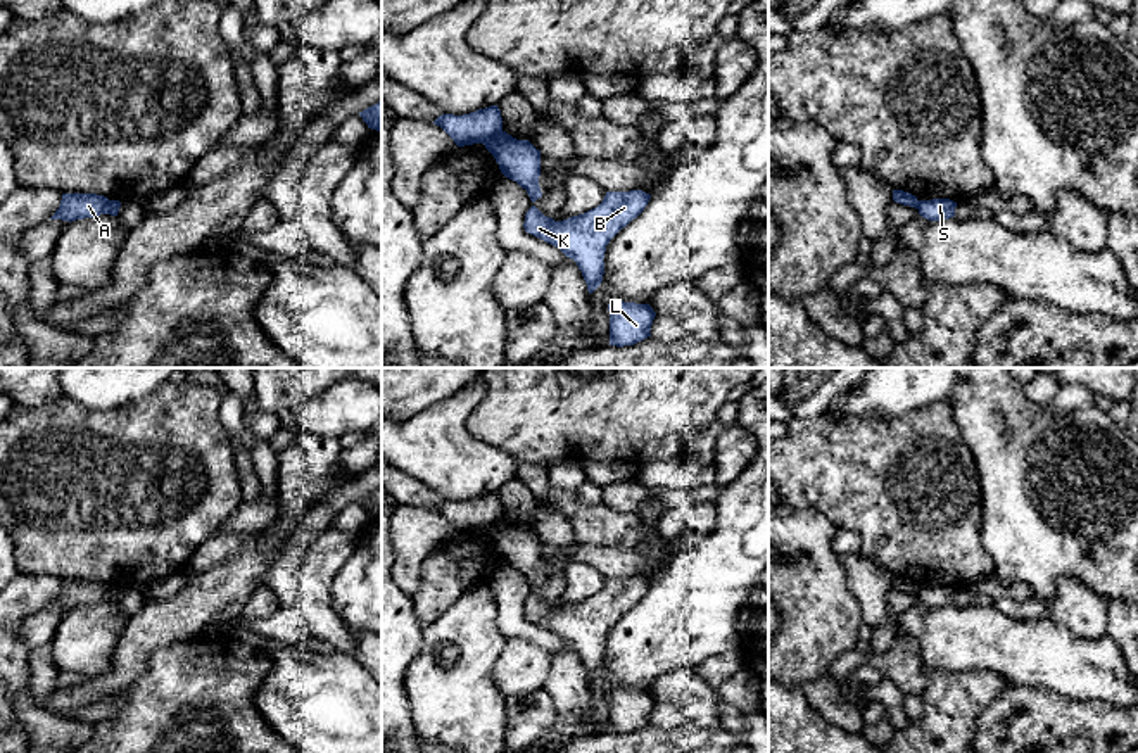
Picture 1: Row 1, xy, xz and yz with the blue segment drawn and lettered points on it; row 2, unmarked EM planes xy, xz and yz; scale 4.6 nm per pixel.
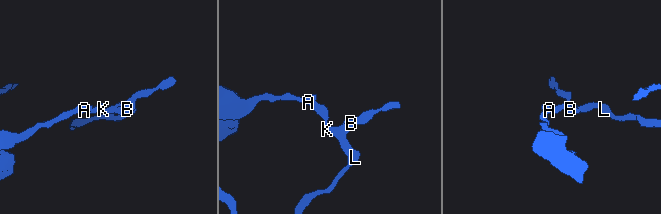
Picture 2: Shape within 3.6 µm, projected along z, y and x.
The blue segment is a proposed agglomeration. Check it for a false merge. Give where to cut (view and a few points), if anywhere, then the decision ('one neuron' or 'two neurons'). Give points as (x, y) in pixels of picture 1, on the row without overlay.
xz (501, 517), (482, 529) | two neurons

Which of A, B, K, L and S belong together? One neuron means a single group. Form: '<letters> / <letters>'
A / B K L S

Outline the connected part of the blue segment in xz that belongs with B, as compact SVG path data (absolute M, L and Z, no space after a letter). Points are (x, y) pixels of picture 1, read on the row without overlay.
M642 577L606 579L597 594L563 608L554 608L532 592L523 615L573 646L592 680L603 668L606 632L644 598L649 585Z

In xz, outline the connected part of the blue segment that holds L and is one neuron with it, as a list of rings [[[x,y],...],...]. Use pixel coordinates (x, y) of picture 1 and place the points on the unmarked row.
[[[610,689],[610,732],[634,732],[651,724],[651,712],[656,703],[649,691]]]

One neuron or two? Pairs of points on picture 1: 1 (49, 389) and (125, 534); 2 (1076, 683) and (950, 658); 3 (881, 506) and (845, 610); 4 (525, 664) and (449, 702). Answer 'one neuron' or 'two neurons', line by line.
1: two neurons
2: one neuron
3: two neurons
4: two neurons

